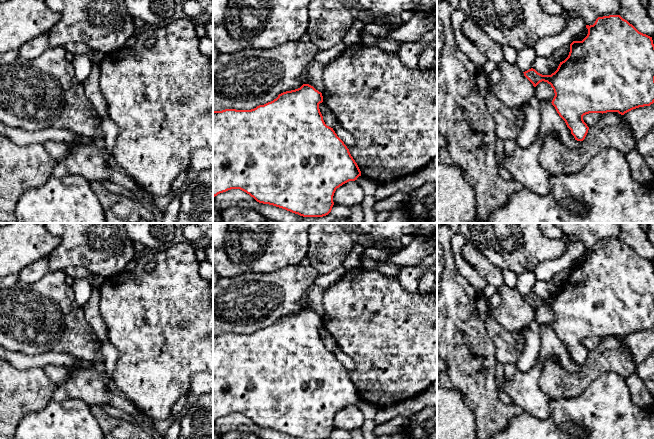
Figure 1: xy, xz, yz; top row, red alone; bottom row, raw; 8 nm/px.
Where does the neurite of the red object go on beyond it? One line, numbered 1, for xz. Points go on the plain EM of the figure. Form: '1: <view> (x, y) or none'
1: none

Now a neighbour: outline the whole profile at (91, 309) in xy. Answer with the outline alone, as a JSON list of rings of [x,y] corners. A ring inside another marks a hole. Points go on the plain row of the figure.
[[[99,289],[93,290],[89,300],[82,308],[85,313],[86,321],[91,326],[101,343],[103,343],[108,341],[108,331],[100,313],[99,301]]]

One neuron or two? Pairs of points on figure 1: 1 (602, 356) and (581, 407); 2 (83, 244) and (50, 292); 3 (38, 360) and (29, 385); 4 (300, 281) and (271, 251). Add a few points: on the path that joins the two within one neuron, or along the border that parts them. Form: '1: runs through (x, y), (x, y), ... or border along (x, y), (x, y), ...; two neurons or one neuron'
1: border along (613, 371), (601, 374), (574, 397); two neurons
2: border along (62, 269), (50, 272); two neurons
3: border along (12, 364), (20, 369), (42, 369); two neurons
4: border along (299, 263), (287, 265), (273, 272), (263, 272); two neurons

